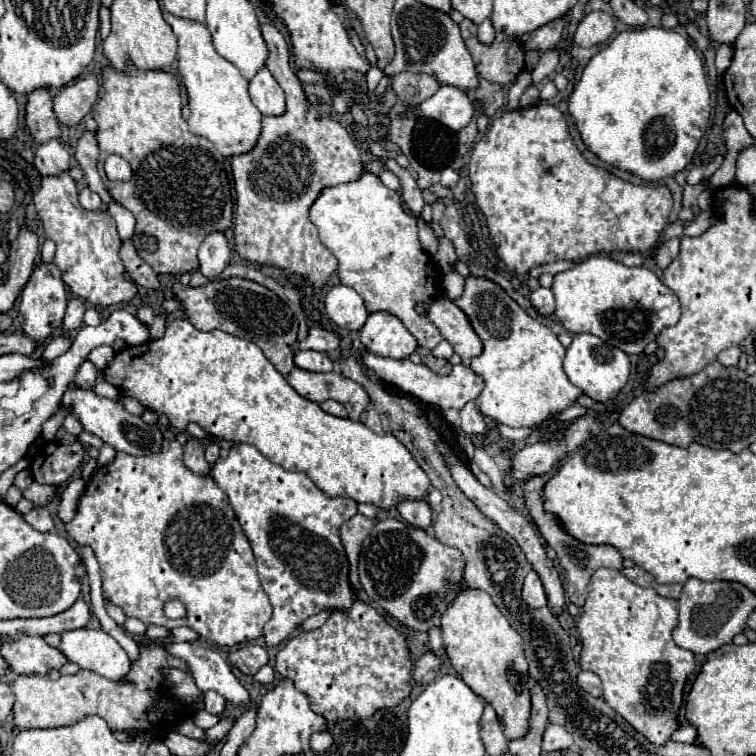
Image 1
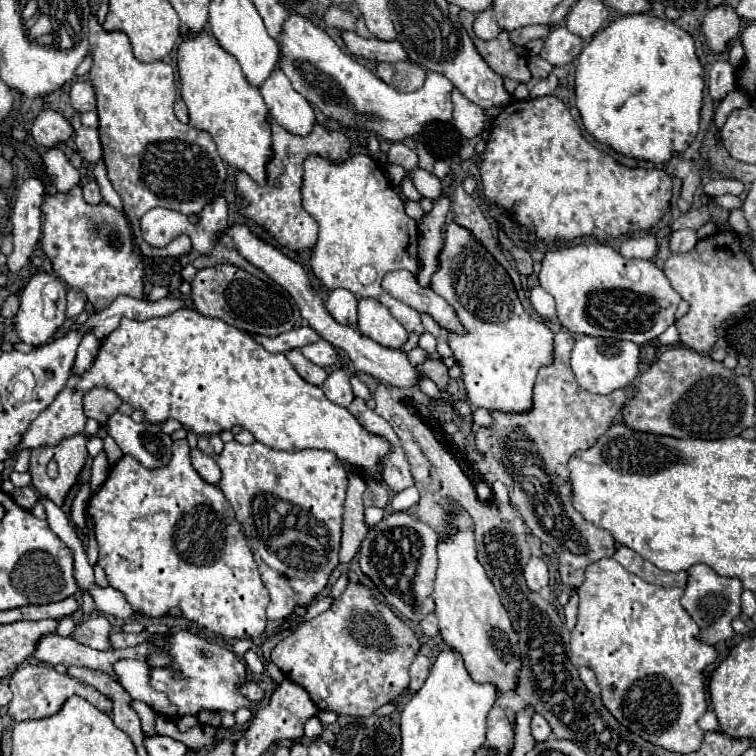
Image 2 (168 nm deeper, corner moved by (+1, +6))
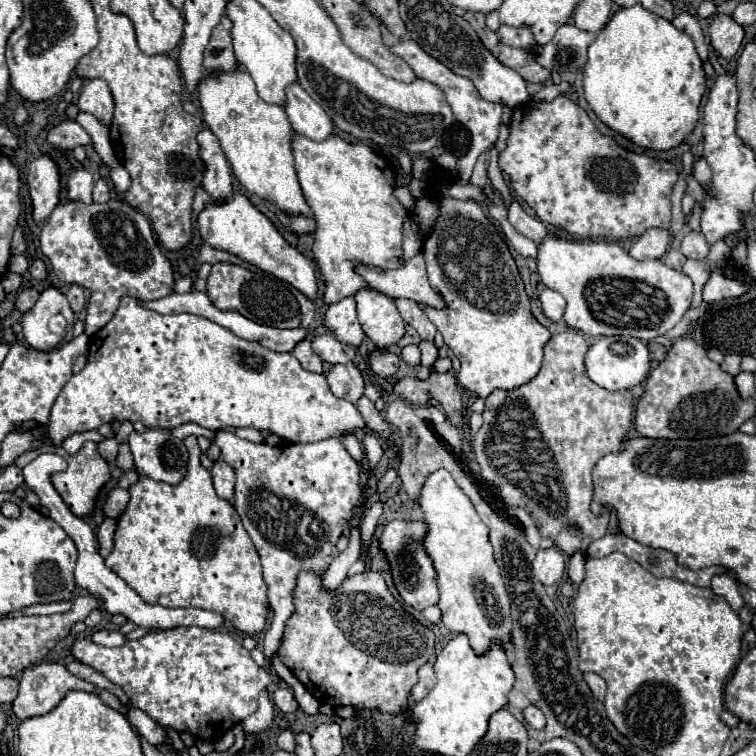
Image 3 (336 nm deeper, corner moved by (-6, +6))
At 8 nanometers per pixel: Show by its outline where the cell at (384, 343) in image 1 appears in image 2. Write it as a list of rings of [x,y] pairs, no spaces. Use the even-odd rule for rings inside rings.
[[[374,298],[358,300],[358,330],[386,348],[400,348],[408,340],[408,330]]]

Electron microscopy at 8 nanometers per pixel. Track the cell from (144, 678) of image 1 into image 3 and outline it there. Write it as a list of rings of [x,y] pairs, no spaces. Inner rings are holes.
[[[39,662],[27,670],[23,670],[21,680],[19,680],[19,696],[13,702],[13,712],[17,718],[25,720],[25,718],[33,718],[33,716],[43,716],[47,712],[51,712],[71,690],[83,690],[83,692],[95,692],[97,688],[77,676],[73,676],[63,664],[57,662]]]

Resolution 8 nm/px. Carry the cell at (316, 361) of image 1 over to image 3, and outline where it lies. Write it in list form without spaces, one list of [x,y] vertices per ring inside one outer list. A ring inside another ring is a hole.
[[[321,334],[311,340],[313,352],[327,364],[347,364],[353,360],[355,350],[349,344],[341,344],[335,336],[331,334]]]

